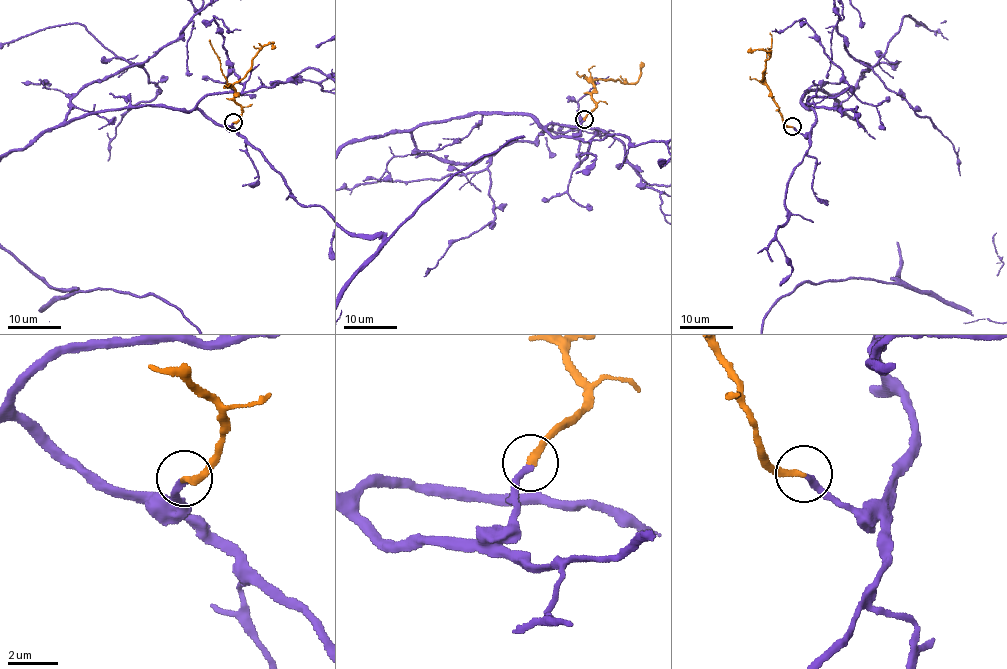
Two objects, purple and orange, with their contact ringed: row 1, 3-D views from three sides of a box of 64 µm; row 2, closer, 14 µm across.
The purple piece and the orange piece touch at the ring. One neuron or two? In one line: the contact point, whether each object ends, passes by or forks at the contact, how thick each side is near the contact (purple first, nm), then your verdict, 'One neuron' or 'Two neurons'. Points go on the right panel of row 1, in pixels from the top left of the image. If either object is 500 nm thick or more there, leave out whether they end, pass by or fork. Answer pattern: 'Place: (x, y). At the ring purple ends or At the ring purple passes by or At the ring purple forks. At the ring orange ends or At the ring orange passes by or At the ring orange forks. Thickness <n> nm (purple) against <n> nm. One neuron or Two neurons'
Place: (792, 126). At the ring purple ends. At the ring orange ends. Thickness 240 nm (purple) against 240 nm. One neuron

